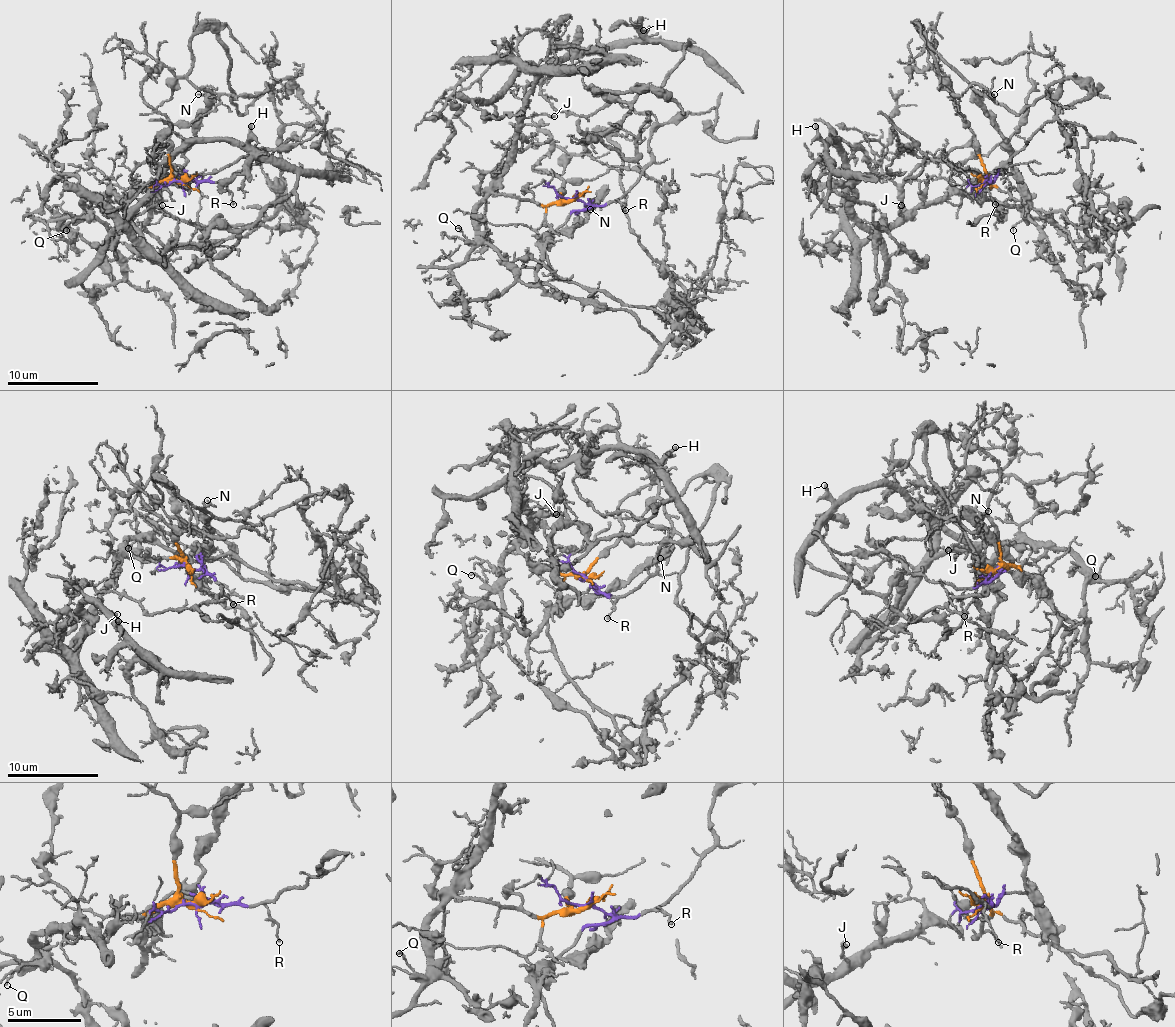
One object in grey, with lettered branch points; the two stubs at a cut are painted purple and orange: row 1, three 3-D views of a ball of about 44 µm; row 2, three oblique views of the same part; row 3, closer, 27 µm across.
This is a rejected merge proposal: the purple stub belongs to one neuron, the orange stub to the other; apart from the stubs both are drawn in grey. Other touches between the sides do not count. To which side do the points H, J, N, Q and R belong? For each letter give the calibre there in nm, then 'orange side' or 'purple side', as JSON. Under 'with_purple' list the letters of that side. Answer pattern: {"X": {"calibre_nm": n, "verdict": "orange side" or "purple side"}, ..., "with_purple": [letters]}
{"H": {"calibre_nm": 260, "verdict": "orange side"}, "J": {"calibre_nm": 170, "verdict": "orange side"}, "N": {"calibre_nm": 80, "verdict": "purple side"}, "Q": {"calibre_nm": 130, "verdict": "orange side"}, "R": {"calibre_nm": 130, "verdict": "purple side"}, "with_purple": ["N", "R"]}

